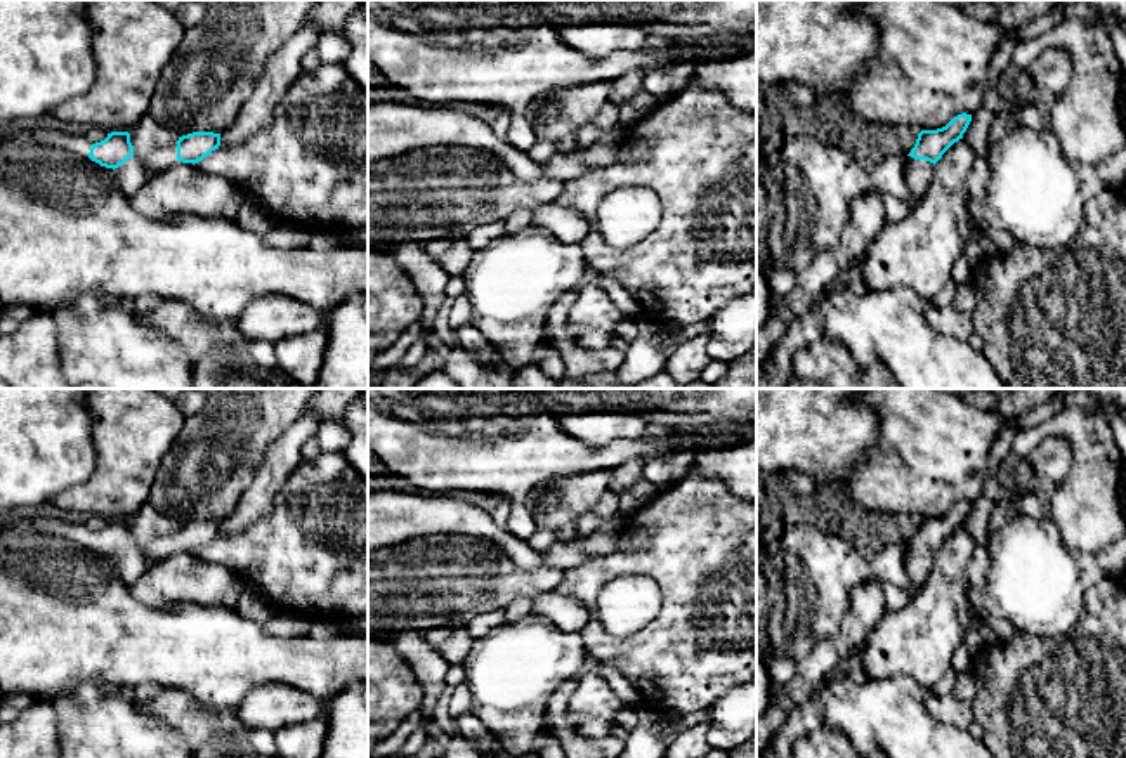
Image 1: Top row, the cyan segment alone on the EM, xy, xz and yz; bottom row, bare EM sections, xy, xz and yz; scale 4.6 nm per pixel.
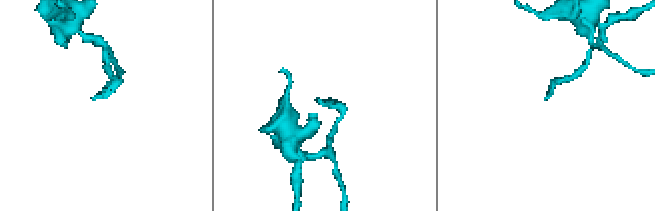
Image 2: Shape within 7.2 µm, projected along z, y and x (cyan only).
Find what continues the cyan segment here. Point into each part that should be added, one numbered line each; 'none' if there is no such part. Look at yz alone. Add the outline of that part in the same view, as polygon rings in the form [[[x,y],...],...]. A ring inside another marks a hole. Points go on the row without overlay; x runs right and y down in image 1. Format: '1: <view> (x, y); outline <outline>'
1: yz (918, 562); outline [[[907,545],[904,567],[911,583],[921,585],[928,578],[933,565],[933,555],[935,553],[926,548],[914,548]]]

